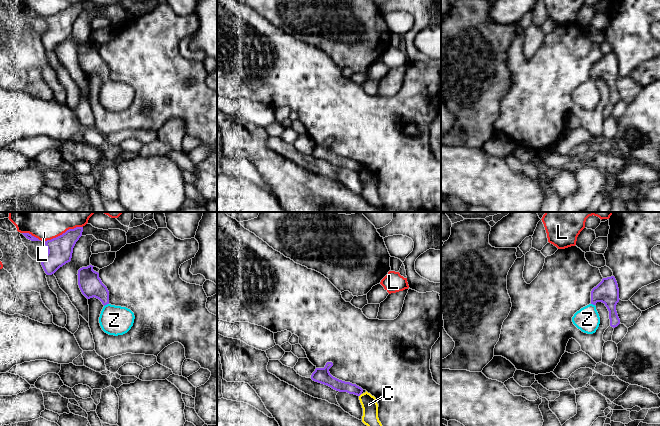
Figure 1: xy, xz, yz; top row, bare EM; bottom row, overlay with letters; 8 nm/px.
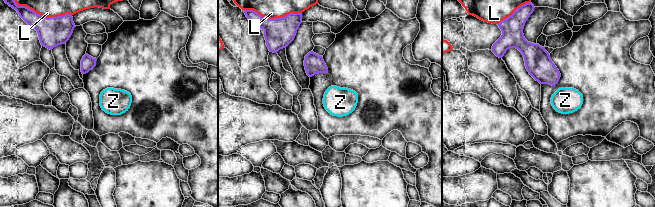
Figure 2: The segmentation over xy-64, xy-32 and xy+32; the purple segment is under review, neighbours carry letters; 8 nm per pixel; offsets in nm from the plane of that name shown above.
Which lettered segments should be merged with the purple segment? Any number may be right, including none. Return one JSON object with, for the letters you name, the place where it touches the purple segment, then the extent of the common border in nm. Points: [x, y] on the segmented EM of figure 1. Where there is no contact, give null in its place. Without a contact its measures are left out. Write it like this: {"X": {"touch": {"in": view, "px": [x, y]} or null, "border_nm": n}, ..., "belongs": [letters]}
{"Z": {"touch": {"in": "xy", "px": [106, 304]}, "border_nm": 50}, "belongs": ["Z"]}

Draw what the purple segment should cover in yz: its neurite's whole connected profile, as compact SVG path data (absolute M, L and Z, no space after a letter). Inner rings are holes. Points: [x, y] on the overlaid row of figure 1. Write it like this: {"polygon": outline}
{"polygon": "M615 277L603 278L591 291L591 303L577 311L572 317L572 322L584 333L595 333L600 324L595 305L597 302L602 302L609 311L610 326L615 328L620 324L616 311L619 300L619 288Z"}

